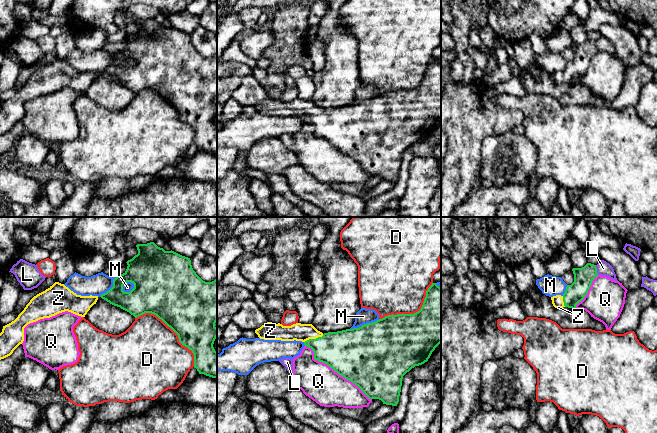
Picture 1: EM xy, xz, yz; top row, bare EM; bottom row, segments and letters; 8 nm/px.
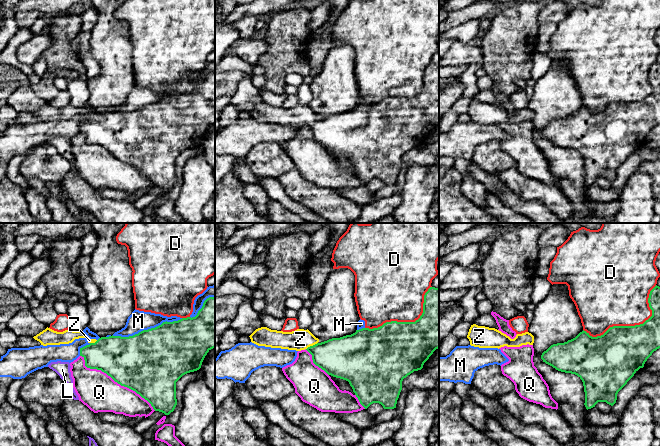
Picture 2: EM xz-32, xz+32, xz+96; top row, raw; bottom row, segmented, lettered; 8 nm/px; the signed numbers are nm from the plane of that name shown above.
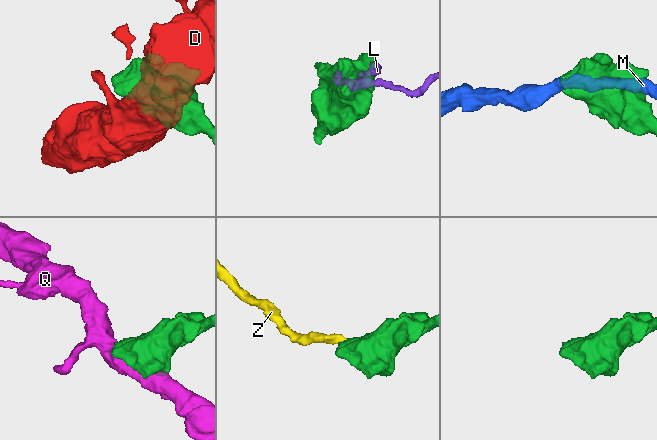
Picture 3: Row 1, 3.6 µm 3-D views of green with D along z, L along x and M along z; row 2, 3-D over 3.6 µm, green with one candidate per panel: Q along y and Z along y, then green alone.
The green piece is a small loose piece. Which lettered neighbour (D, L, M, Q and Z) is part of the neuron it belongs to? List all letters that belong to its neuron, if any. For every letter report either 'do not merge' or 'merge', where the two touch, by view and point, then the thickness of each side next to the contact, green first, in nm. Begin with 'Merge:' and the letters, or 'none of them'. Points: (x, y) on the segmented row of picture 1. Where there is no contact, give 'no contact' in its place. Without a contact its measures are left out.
Merge: Z
D: do not merge; meets green in xy at (173, 330); 460 nm thick on the green side, 500 nm on the other
L: do not merge; meets green in yz at (596, 270); 160 nm thick on the green side, 110 nm on the other
M: do not merge; meets green in xy at (130, 291); 440 nm thick on the green side, 80 nm on the other
Q: do not merge; meets green in xz at (335, 371); 460 nm thick on the green side, 300 nm on the other
Z: merge; meets green in xz at (313, 339); 320 nm thick on the green side, 140 nm on the other

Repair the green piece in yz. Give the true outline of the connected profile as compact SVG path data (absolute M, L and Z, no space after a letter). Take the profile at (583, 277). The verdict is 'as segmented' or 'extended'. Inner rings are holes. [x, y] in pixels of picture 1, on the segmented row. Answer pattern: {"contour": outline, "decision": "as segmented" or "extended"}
{"contour": "M587 263L582 268L573 268L574 282L567 285L565 293L551 297L555 308L568 307L576 309L576 305L587 295L592 281L598 276L596 265Z", "decision": "extended"}

